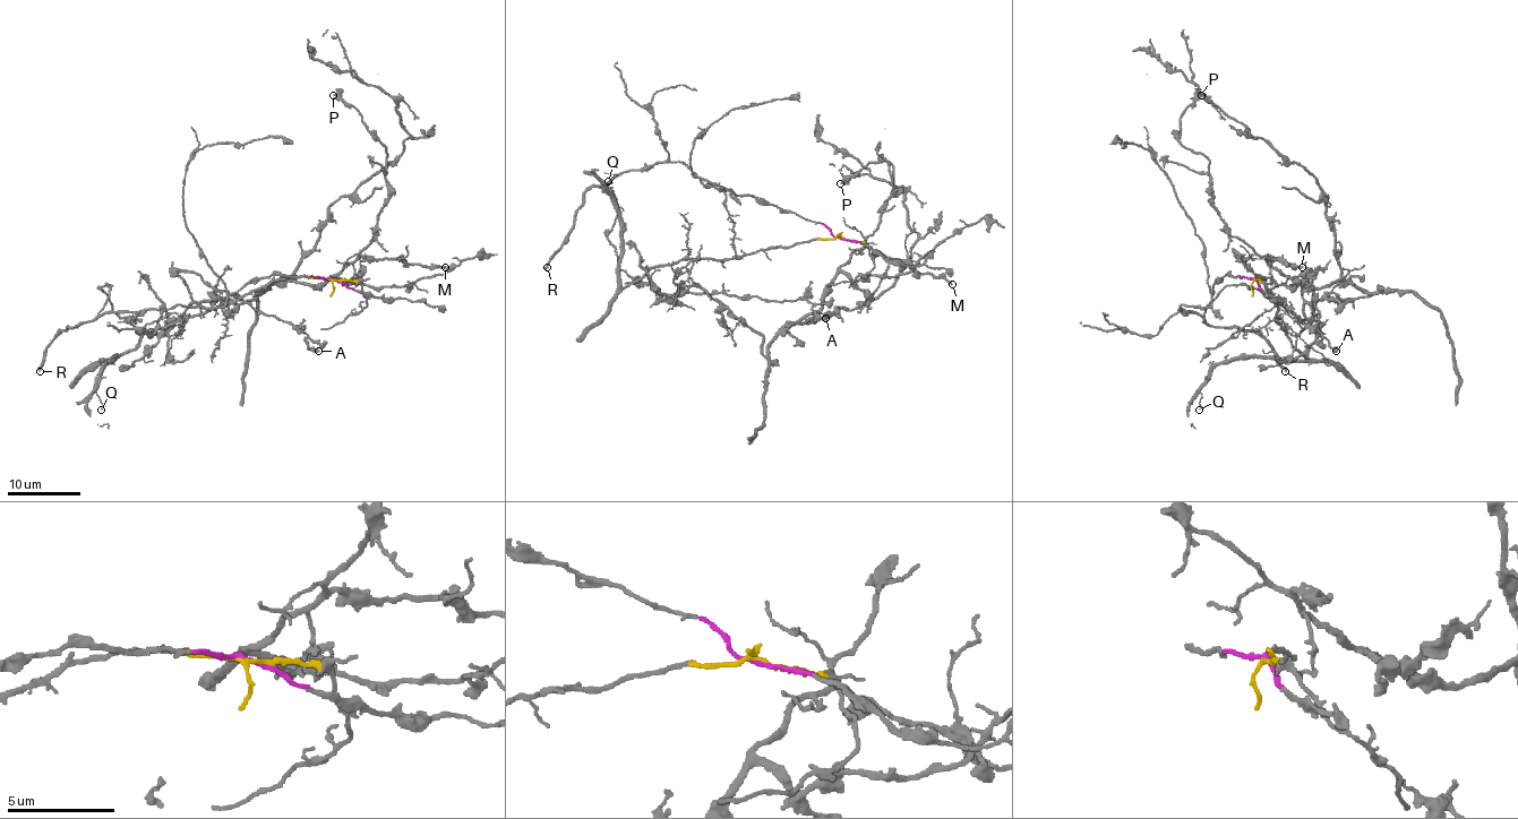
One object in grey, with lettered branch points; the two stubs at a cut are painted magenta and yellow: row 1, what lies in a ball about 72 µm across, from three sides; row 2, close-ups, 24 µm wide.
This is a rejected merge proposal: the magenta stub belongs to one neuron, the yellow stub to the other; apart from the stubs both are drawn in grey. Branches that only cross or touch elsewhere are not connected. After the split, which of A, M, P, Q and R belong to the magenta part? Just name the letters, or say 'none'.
R

